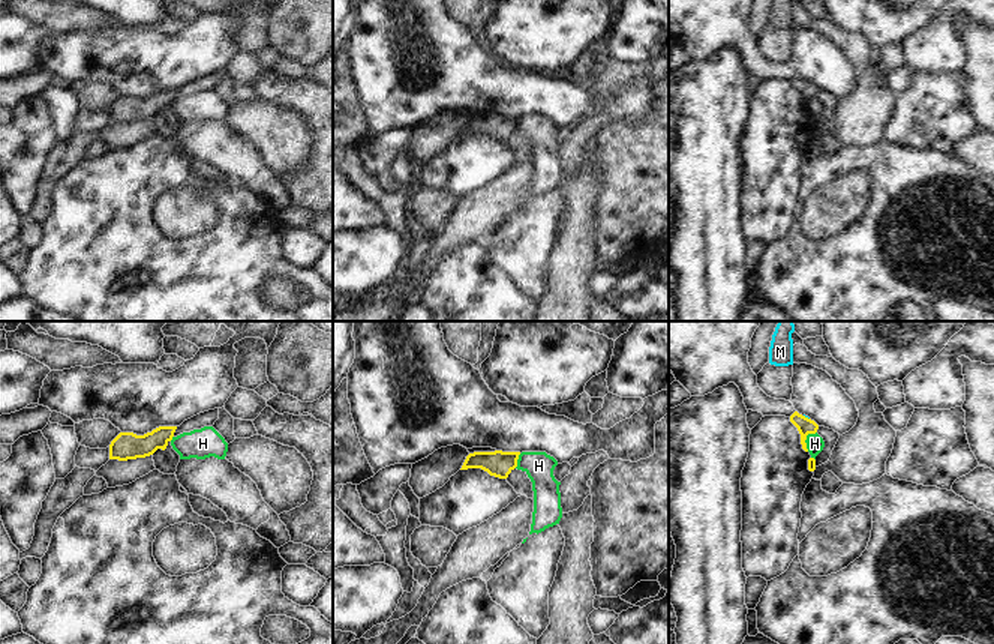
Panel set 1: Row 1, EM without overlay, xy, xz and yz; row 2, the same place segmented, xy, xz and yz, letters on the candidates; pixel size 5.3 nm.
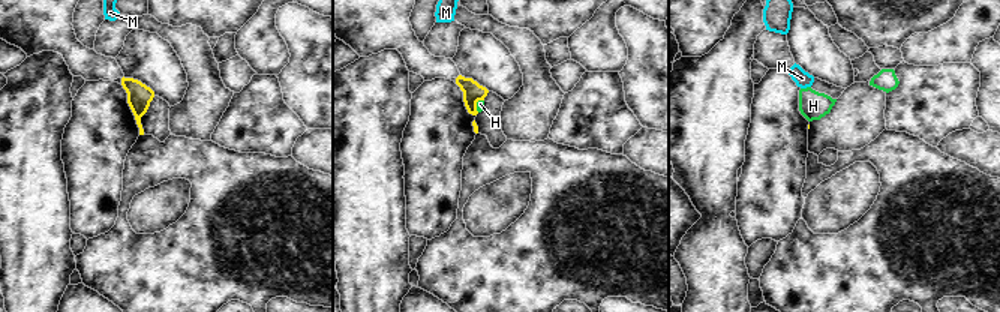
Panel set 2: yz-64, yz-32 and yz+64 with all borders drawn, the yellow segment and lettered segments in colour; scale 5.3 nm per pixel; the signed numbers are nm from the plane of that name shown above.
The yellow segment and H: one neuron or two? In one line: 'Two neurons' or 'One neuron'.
Two neurons

